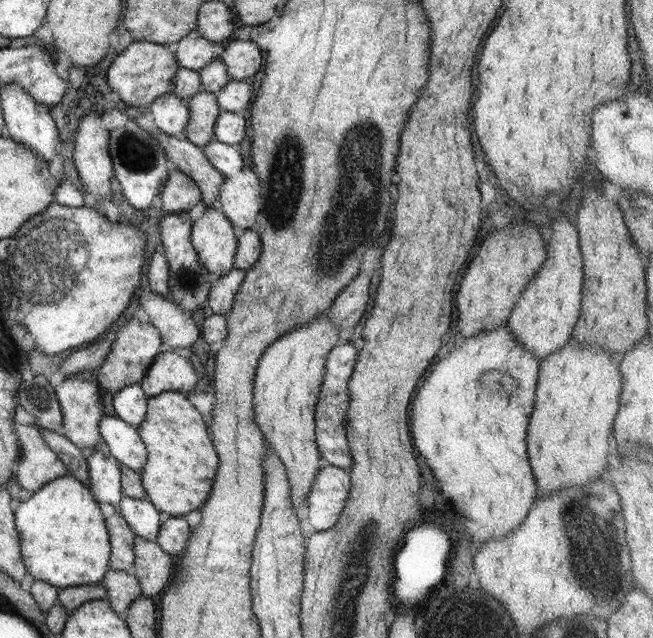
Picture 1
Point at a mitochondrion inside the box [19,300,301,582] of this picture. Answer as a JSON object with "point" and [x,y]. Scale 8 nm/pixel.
{"point":[38,395]}

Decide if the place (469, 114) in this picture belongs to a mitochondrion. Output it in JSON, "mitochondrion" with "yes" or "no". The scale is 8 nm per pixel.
{"mitochondrion":"no"}

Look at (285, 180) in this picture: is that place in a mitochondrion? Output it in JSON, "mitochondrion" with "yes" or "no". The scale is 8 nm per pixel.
{"mitochondrion":"yes"}

